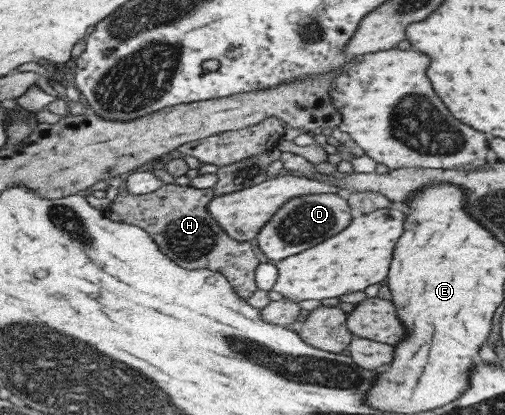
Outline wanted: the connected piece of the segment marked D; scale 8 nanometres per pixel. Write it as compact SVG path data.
M338 193L306 194L288 200L279 213L264 226L257 237L259 249L273 263L280 263L292 255L302 253L310 247L334 237L350 221L350 207Z

